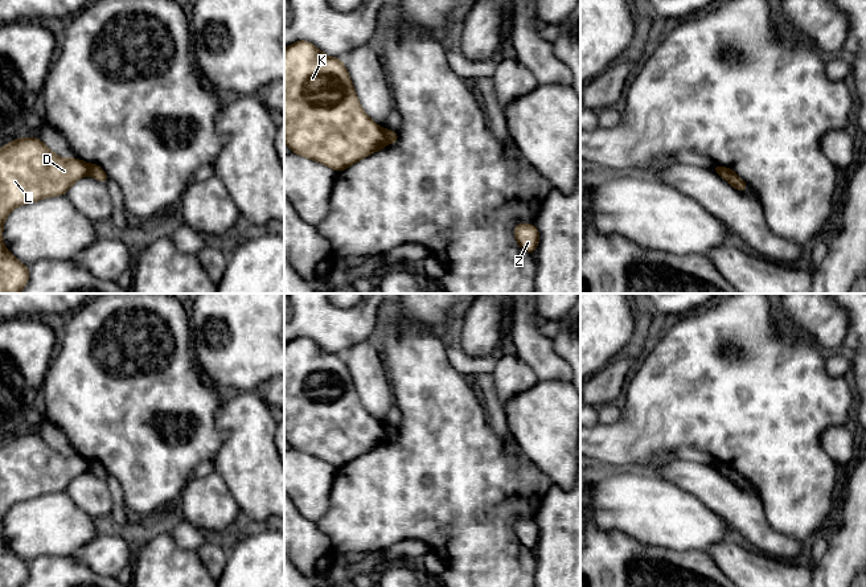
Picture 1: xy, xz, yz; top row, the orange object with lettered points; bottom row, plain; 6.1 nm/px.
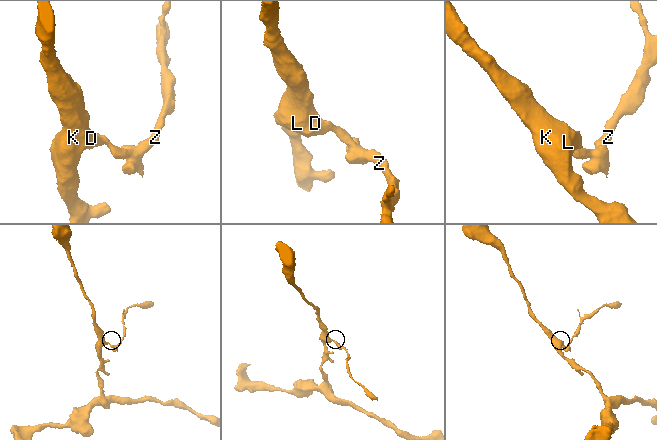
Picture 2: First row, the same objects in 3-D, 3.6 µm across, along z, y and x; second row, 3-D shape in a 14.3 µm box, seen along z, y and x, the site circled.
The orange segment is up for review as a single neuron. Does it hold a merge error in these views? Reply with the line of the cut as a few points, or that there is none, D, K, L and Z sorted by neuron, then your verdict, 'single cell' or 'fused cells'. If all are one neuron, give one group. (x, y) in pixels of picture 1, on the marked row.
xz (384, 130), (388, 140) | D K L / Z | fused cells

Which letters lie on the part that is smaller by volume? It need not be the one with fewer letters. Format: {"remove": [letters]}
{"remove": ["Z"]}

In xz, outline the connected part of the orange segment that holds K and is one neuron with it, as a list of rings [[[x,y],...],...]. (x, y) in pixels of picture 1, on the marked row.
[[[305,40],[284,49],[284,143],[291,152],[328,165],[336,172],[383,149],[387,144],[385,130],[362,110],[342,59],[324,54]]]

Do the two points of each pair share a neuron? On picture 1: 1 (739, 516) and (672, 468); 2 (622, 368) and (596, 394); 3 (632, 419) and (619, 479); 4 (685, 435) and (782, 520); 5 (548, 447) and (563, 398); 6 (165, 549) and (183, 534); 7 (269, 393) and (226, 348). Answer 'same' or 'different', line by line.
1: same
2: same
3: different
4: same
5: same
6: different
7: different

